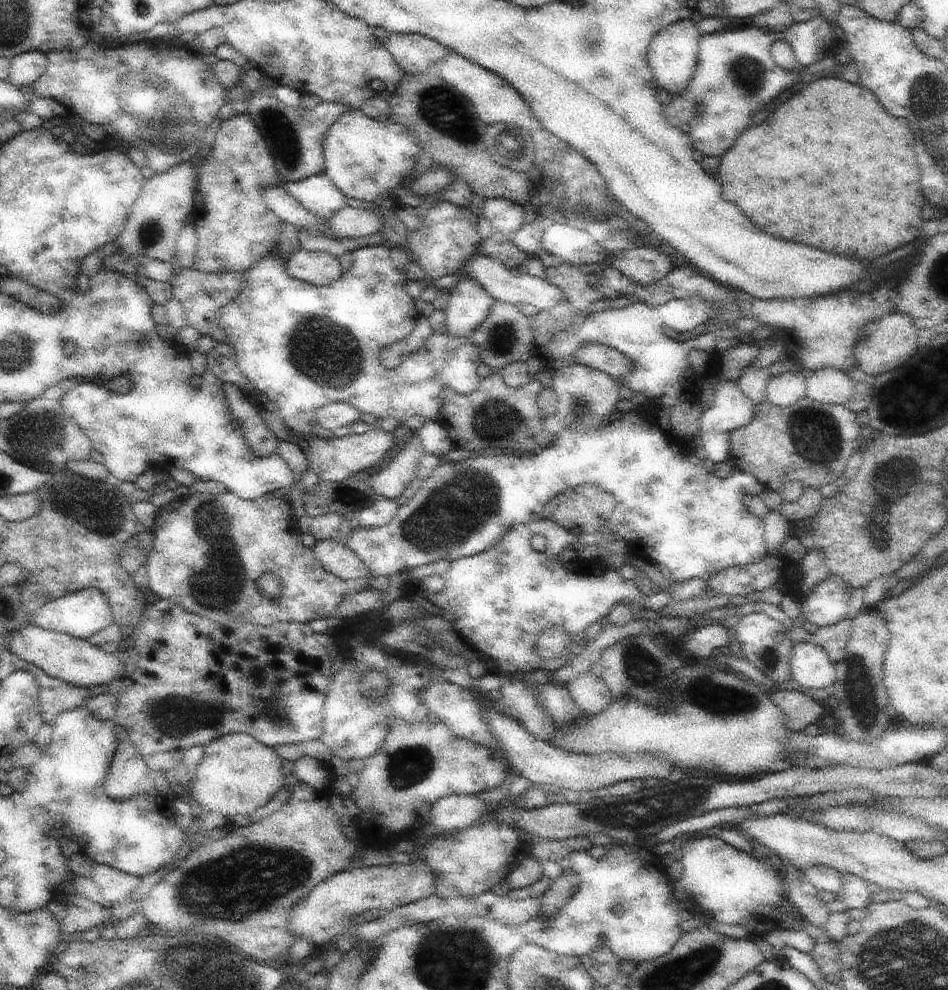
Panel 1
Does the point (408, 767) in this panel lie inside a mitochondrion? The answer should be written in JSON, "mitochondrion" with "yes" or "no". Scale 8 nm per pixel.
{"mitochondrion":"yes"}

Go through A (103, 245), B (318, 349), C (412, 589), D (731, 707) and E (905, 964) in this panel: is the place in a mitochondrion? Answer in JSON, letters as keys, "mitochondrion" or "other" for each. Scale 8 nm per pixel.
{"A":"other","B":"mitochondrion","C":"other","D":"mitochondrion","E":"mitochondrion"}

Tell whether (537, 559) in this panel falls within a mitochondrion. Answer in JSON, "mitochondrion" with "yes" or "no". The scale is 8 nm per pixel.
{"mitochondrion":"no"}

